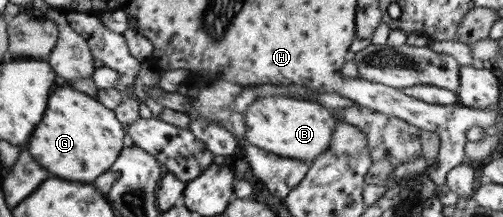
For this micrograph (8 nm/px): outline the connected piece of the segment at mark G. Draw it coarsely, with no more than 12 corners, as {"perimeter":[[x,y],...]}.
{"perimeter":[[57,87],[28,152],[60,179],[91,183],[120,155],[112,110]]}

